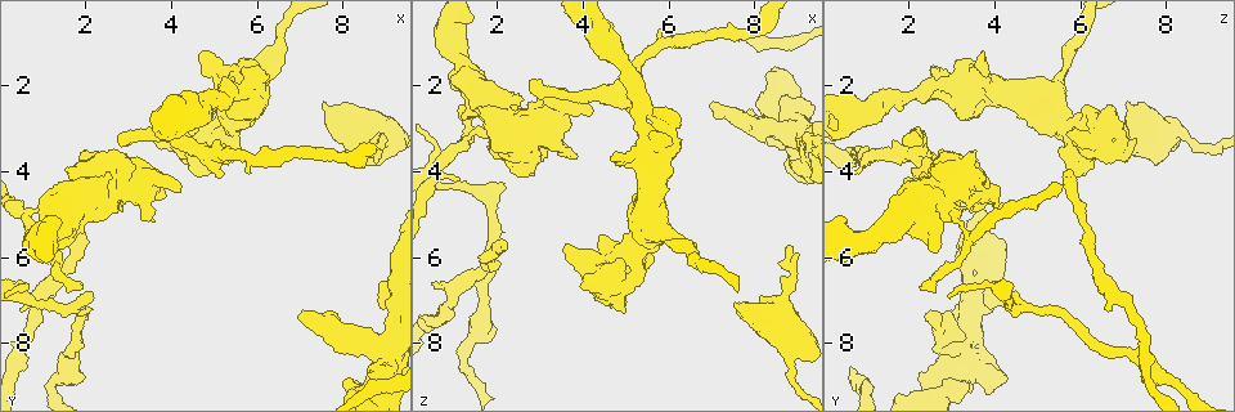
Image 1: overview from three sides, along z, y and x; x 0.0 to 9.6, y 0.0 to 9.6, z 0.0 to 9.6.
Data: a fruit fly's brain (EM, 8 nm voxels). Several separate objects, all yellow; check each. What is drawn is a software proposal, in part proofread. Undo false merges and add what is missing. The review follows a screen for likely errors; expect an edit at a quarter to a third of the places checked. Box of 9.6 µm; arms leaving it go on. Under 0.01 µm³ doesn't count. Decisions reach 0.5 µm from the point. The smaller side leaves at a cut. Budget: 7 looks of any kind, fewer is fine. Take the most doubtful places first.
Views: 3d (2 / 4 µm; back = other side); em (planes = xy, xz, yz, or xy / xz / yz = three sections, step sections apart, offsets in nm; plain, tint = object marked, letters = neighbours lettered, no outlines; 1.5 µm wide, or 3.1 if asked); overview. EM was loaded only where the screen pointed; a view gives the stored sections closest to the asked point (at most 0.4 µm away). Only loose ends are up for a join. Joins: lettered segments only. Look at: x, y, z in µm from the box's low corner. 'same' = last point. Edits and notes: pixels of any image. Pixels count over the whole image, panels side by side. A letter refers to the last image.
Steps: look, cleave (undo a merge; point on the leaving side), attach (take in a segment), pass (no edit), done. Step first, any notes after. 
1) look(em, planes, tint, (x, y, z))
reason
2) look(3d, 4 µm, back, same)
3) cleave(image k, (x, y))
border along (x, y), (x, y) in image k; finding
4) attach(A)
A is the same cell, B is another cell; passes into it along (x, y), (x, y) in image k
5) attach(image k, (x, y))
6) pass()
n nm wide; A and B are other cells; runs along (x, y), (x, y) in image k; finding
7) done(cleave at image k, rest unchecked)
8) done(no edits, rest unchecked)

look(em, xy, step 8, tint, (7.60, 2.30, 7.05))
an open end

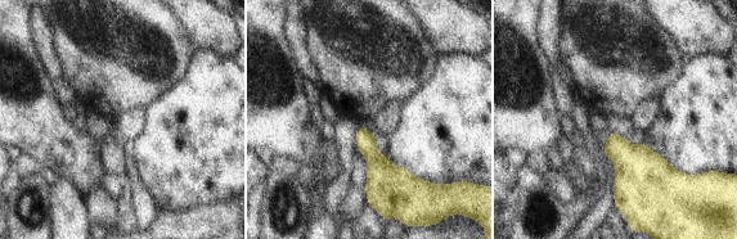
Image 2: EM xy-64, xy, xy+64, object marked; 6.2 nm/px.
look(em, xy, step 8, letters, same)
what lies round it

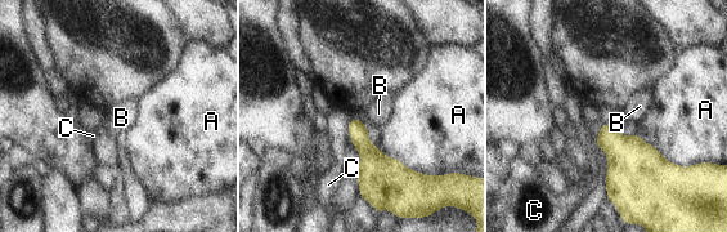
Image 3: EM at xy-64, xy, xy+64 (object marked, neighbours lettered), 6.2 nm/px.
pass()
A, B and C are other cells; border along (363, 124), (368, 129) in image 3; none of them fits

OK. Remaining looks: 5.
look(3d, 4 µm, (2.05, 6.80, 4.30))
an open end

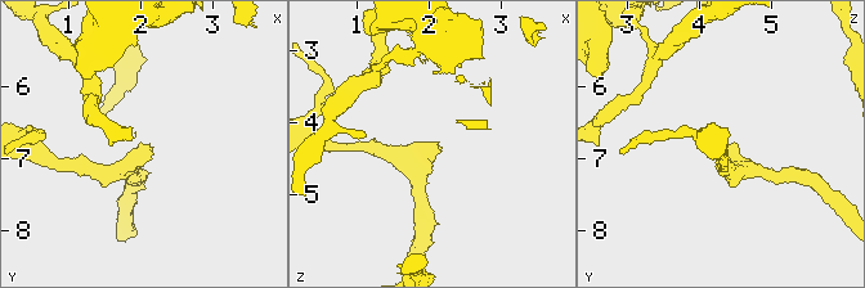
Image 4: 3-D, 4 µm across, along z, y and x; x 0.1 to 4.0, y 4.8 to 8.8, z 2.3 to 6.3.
look(em, xz, step 4, letters, (2.10, 6.80, 4.30))
need the tissue

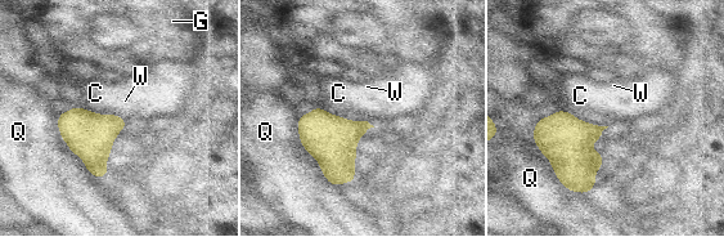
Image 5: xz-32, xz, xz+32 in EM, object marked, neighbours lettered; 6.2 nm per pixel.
look(em, planes, letters, same)
cut it another way

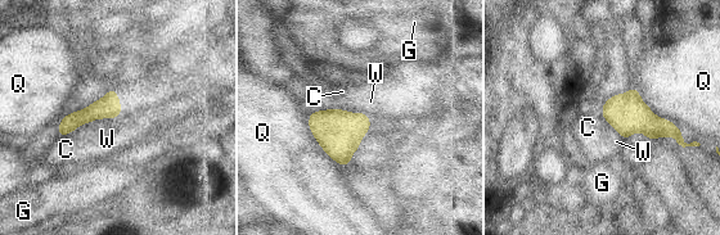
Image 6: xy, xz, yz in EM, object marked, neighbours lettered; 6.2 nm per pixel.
pass()
110 nm wide; C, G, Q and W are other cells; runs along (113, 94), (97, 111), (61, 131) in image 6; none of them fits

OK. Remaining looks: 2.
done(no edits, rest unchecked)

